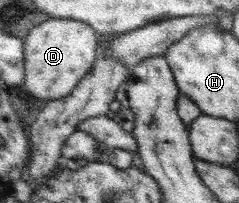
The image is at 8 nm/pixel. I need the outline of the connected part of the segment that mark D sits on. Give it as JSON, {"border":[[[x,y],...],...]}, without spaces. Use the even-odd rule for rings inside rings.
{"border":[[[49,19],[33,27],[26,45],[26,83],[31,95],[42,101],[64,98],[75,91],[98,60],[99,36],[86,22]]]}

